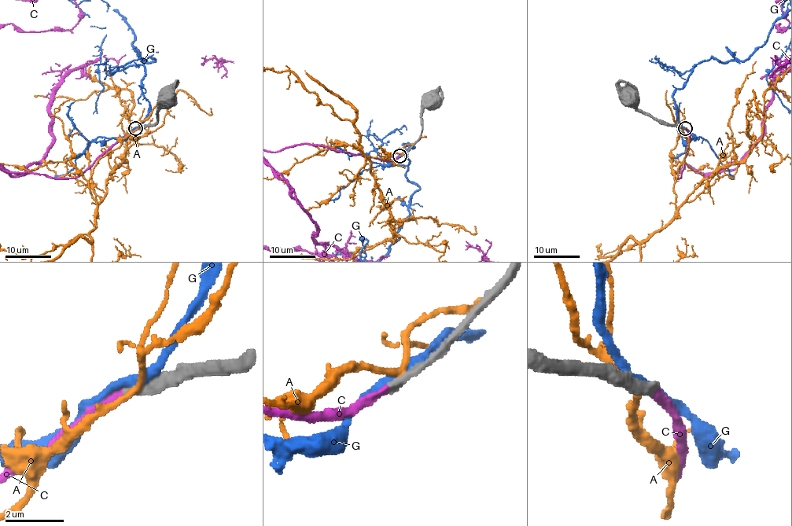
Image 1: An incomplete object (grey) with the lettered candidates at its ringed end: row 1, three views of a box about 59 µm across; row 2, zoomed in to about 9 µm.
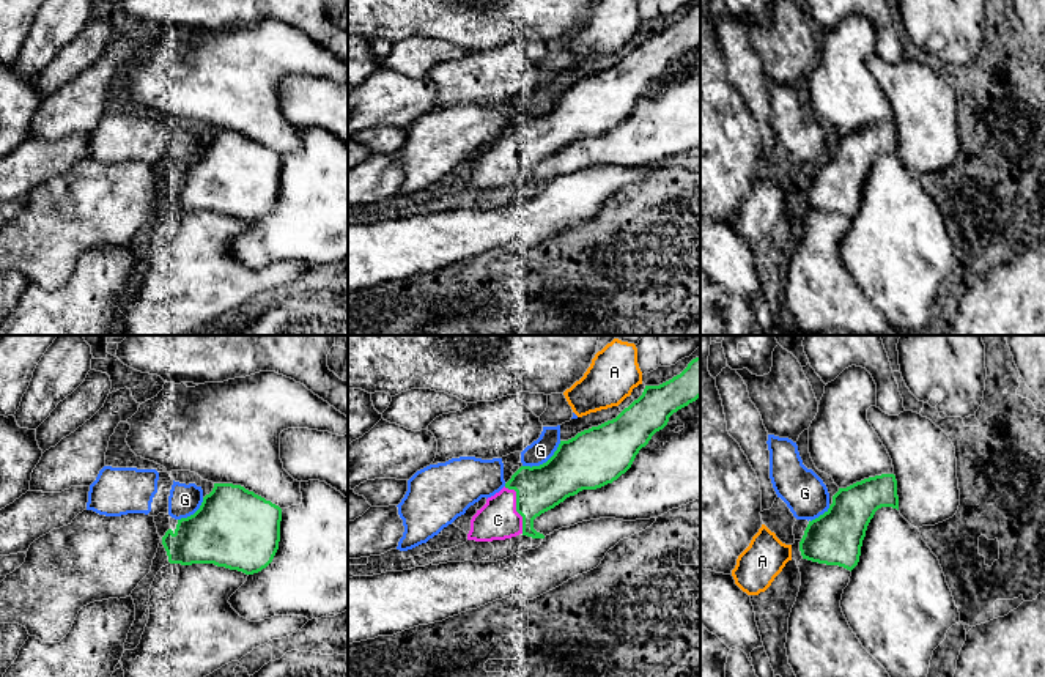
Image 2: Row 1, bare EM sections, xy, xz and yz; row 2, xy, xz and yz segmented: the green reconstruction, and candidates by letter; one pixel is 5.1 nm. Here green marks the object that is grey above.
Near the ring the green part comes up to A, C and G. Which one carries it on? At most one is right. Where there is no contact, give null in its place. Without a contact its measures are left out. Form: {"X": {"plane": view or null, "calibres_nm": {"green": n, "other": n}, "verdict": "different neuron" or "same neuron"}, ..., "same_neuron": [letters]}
{"A": {"plane": null, "verdict": "different neuron"}, "C": {"plane": "xz", "calibres_nm": {"green": 240, "other": 200}, "verdict": "same neuron"}, "G": {"plane": "xz", "calibres_nm": {"green": 300, "other": 120}, "verdict": "different neuron"}, "same_neuron": ["C"]}

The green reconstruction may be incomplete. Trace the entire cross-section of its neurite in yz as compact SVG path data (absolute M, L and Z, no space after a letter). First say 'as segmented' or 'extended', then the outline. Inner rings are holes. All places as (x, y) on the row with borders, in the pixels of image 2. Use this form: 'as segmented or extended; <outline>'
as segmented; M894 474L869 477L839 488L829 509L809 521L799 542L803 559L851 572L859 562L867 526L881 507L899 510Z

